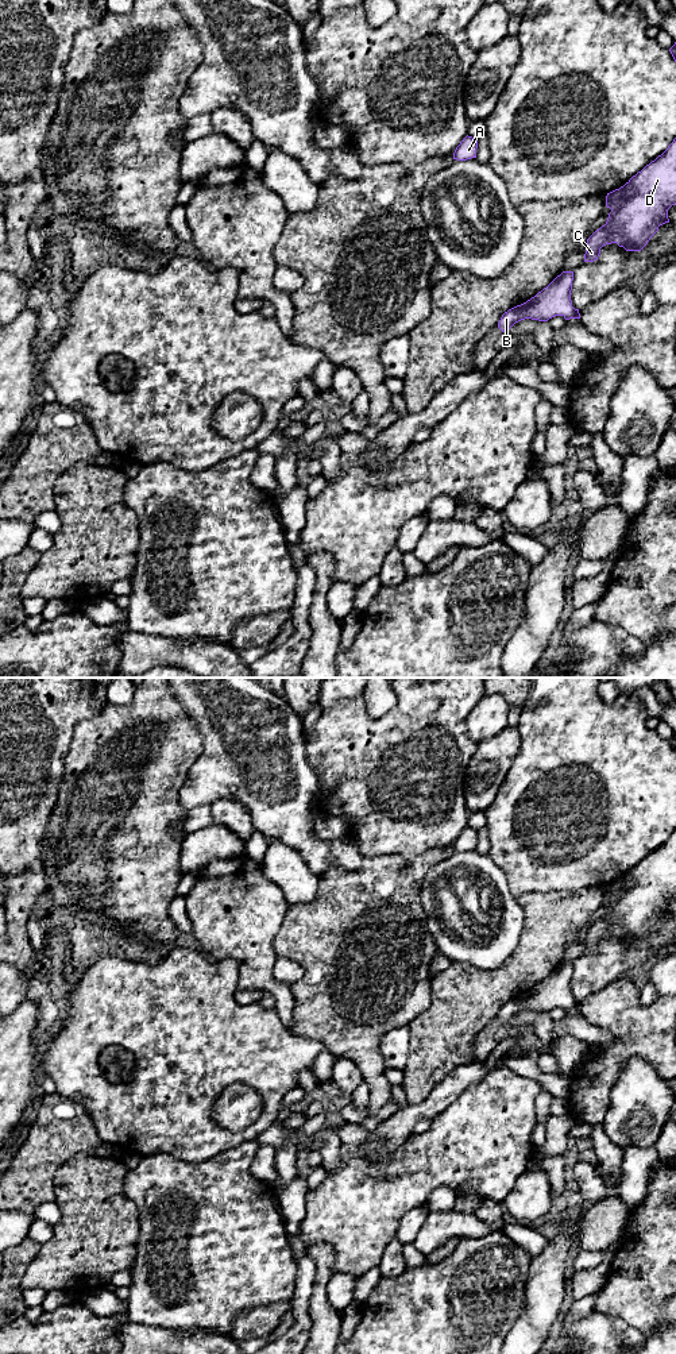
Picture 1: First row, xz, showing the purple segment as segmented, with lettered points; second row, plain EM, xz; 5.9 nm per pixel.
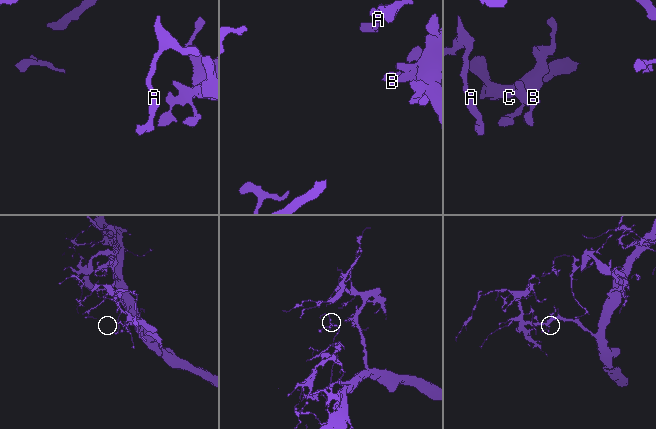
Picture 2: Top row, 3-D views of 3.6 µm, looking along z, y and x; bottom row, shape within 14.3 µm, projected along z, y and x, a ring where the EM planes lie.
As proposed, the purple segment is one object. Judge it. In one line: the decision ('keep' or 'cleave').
keep

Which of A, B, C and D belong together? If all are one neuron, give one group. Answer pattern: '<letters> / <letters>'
A B C D

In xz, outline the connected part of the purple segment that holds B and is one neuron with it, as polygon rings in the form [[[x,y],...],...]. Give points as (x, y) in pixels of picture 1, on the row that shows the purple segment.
[[[563,271],[534,297],[505,312],[498,328],[506,332],[525,319],[538,321],[548,321],[555,316],[563,316],[565,320],[580,319],[579,309],[575,309],[571,301],[572,281],[573,271]]]

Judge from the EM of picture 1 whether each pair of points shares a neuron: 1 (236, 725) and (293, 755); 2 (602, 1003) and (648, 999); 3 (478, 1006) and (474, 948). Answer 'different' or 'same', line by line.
1: same
2: different
3: different

